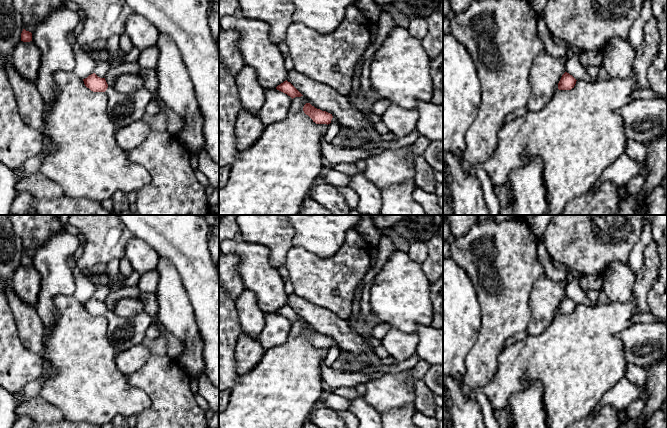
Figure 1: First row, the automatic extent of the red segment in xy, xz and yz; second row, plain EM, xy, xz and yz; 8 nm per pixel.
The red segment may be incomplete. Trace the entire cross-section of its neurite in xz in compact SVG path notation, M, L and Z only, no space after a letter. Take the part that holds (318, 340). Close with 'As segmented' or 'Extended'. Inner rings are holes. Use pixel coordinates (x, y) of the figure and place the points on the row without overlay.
M306 327L303 331L303 335L308 339L316 348L330 348L336 346L340 349L339 357L342 357L347 362L347 371L350 373L362 371L365 368L365 364L358 357L352 353L343 350L332 338L315 332L310 327Z. Extended

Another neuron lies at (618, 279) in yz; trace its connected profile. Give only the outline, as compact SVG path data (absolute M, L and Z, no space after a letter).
M613 262L601 275L602 290L612 302L627 303L633 299L635 274L629 265Z

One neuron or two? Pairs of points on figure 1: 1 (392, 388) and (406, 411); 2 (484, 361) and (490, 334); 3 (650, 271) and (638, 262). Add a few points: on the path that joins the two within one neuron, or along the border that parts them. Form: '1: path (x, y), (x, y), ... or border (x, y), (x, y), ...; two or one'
1: border (412, 402), (386, 410), (381, 414); two
2: path (484, 354), (490, 341); one
3: border (649, 243), (644, 251), (644, 264), (634, 273); two

